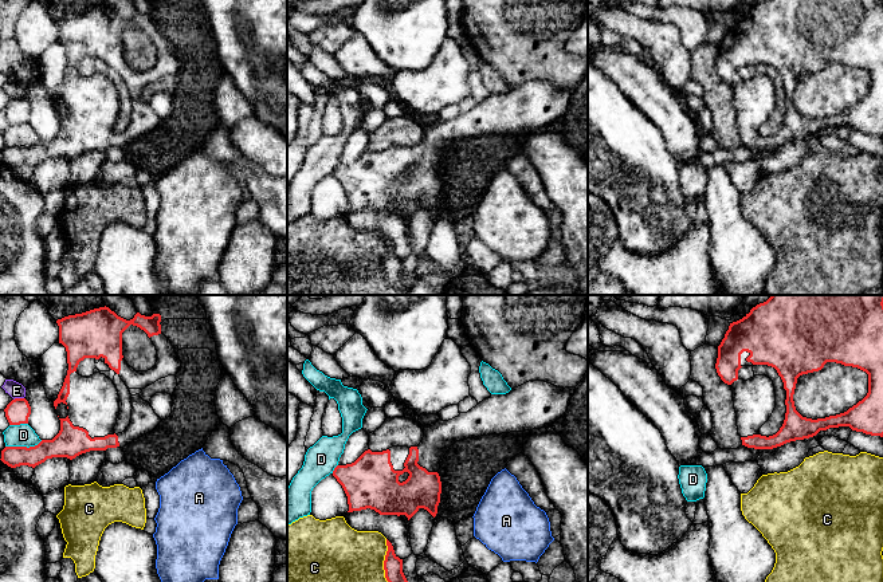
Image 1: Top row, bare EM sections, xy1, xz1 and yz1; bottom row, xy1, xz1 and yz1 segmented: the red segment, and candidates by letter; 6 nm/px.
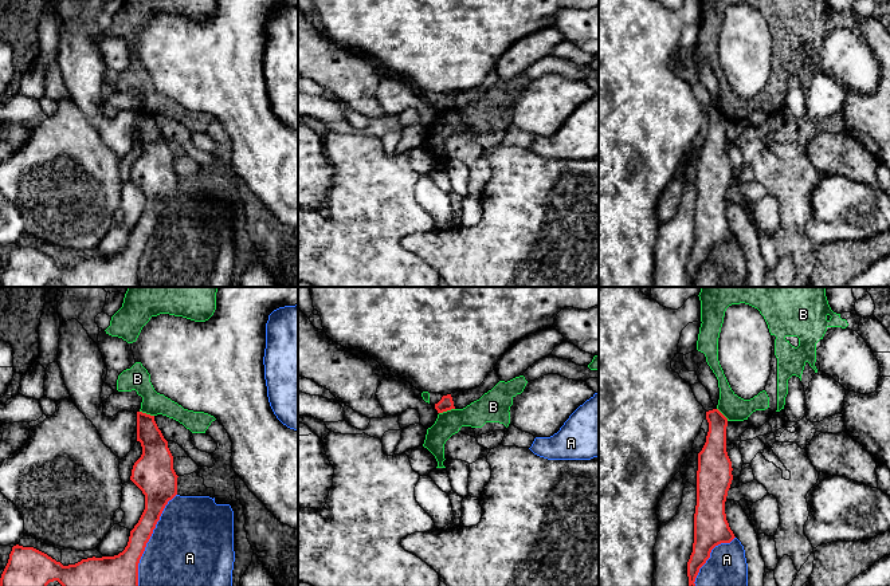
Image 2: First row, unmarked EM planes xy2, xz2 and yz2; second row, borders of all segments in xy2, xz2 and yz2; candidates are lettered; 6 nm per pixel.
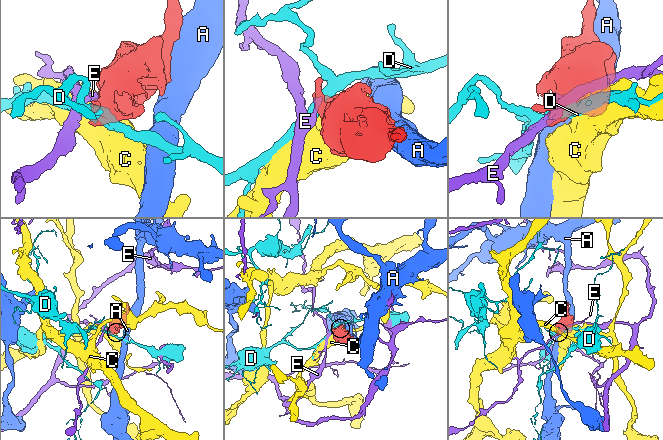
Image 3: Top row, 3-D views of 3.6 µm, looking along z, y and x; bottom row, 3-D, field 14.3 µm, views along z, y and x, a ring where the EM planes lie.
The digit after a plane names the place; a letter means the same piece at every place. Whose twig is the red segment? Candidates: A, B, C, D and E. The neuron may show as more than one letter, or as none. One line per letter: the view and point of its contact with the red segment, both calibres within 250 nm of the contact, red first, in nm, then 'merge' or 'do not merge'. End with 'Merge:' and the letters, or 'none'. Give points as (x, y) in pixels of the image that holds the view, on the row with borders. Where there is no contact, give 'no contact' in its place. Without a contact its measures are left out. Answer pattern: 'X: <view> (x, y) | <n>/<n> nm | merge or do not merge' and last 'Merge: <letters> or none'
A: xy2 (149, 538) | 190/480 nm | do not merge
B: xz2 (446, 411) | 80/160 nm | do not merge
C: xz1 (384, 561) | 110/320 nm | do not merge
D: xy1 (23, 447) | 160/140 nm | do not merge
E: xy1 (18, 398) | 150/100 nm | do not merge
Merge: none

